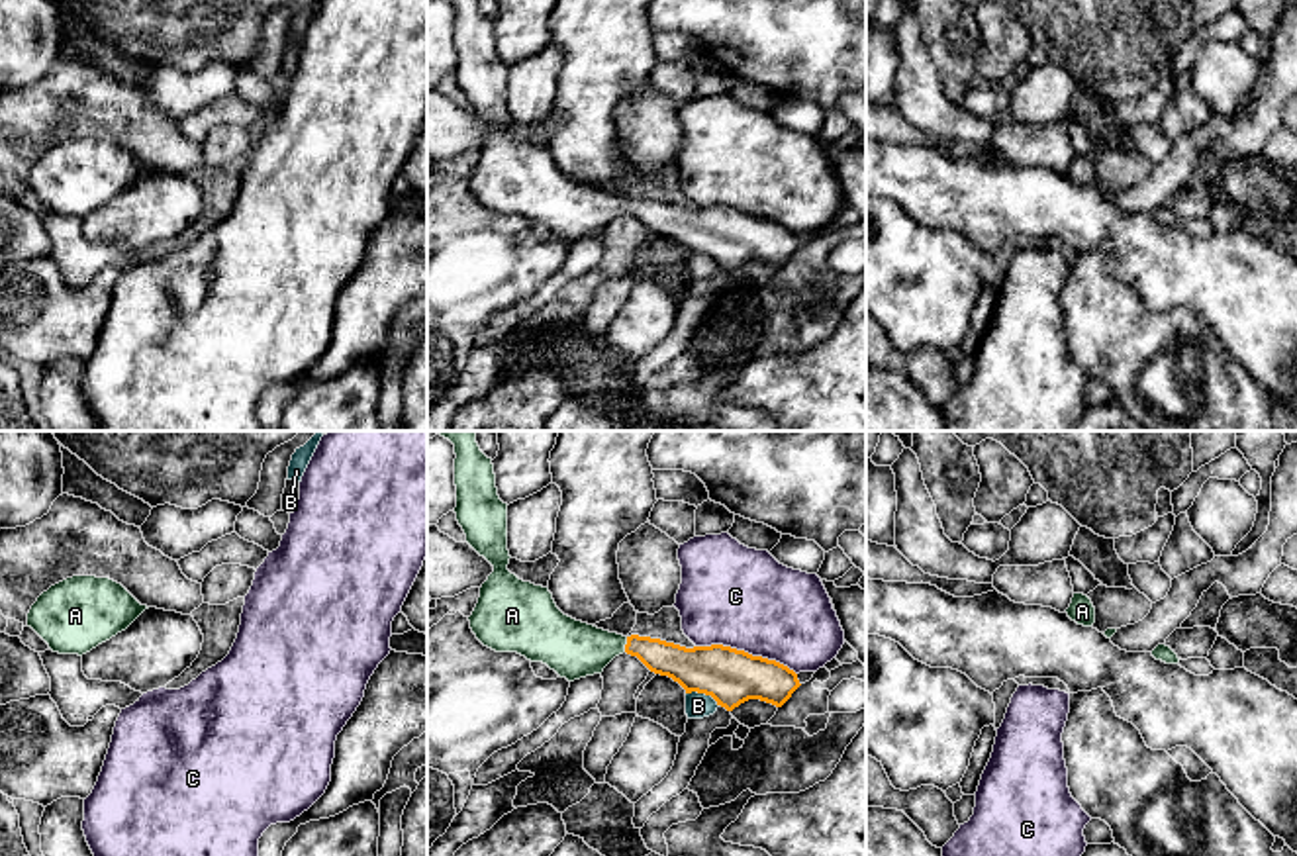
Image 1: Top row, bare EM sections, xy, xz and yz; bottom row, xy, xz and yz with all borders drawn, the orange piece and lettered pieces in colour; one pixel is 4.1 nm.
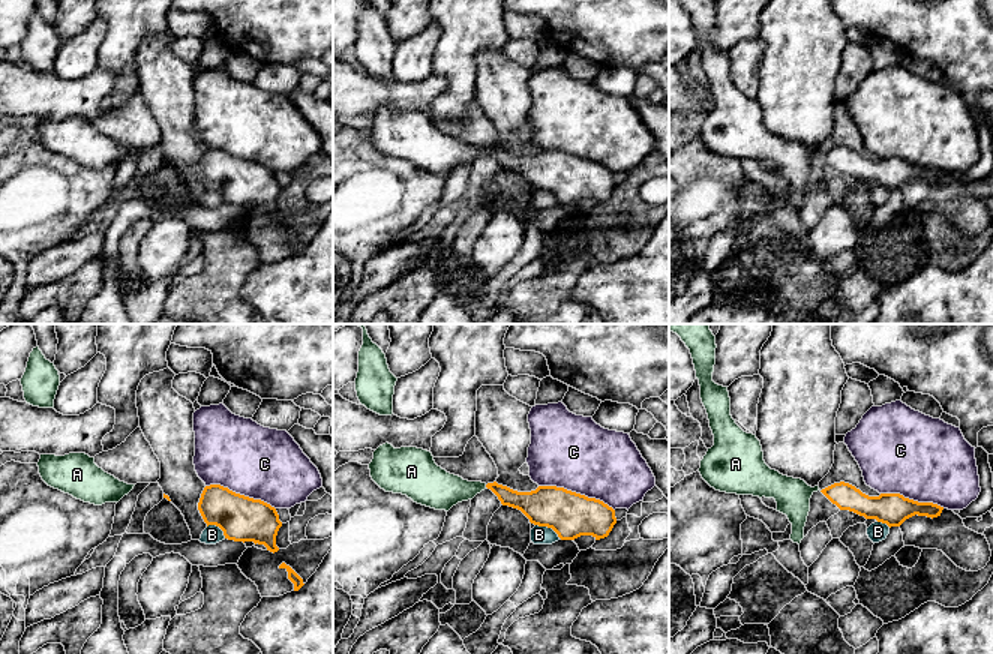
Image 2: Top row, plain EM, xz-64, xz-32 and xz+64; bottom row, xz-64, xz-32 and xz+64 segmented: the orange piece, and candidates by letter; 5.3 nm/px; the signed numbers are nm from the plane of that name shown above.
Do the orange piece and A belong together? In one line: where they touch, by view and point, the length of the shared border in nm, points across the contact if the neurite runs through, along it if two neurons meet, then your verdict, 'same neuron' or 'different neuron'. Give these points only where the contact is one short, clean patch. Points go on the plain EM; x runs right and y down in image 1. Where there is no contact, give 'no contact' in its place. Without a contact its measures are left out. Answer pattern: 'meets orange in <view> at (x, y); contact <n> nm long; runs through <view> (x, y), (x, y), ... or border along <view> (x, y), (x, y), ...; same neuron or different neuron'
meets orange in xz at (625, 206); contact 70 nm long; runs through xz (682, 226), (643, 208), (625, 206), (573, 210); same neuron

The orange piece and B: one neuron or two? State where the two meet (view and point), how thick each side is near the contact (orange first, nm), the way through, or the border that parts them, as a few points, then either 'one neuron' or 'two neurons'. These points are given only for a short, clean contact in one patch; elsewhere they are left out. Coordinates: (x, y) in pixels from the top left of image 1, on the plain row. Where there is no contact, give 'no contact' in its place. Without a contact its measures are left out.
xz (704, 253) | 220/110 nm | along xz (686, 253), (704, 253), (718, 267) | two neurons

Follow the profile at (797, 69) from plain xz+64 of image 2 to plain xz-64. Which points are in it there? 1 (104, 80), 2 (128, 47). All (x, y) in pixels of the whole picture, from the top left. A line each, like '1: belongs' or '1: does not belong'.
1: does not belong
2: belongs

